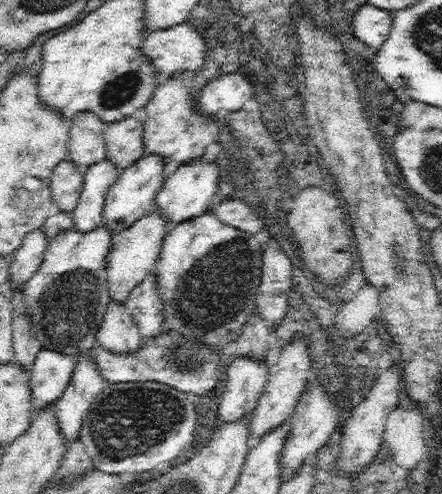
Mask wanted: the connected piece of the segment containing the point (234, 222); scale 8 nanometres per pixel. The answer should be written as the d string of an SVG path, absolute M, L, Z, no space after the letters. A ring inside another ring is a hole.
M226 199L215 208L212 213L216 215L216 219L221 220L224 224L228 224L238 230L258 236L262 230L262 210L254 210L248 206L243 199Z

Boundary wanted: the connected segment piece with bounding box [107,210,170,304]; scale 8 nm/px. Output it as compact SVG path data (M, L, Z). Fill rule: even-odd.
M160 211L149 212L124 228L112 233L112 248L107 255L107 287L111 300L125 304L130 292L136 288L152 272L156 272L156 261L159 259L168 227L167 220L160 215Z

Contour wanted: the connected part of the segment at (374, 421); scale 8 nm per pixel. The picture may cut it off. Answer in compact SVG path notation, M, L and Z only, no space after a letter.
M390 366L383 372L376 382L370 386L370 390L350 412L346 422L342 424L342 434L340 436L340 456L338 469L344 472L345 476L356 476L356 473L364 471L373 462L375 456L382 445L385 433L385 422L388 414L399 405L398 387L402 378L400 366Z

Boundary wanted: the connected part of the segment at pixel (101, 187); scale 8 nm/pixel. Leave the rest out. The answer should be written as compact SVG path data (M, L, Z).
M107 157L86 168L78 205L71 212L75 228L80 232L88 232L103 225L106 195L119 178L118 168Z

